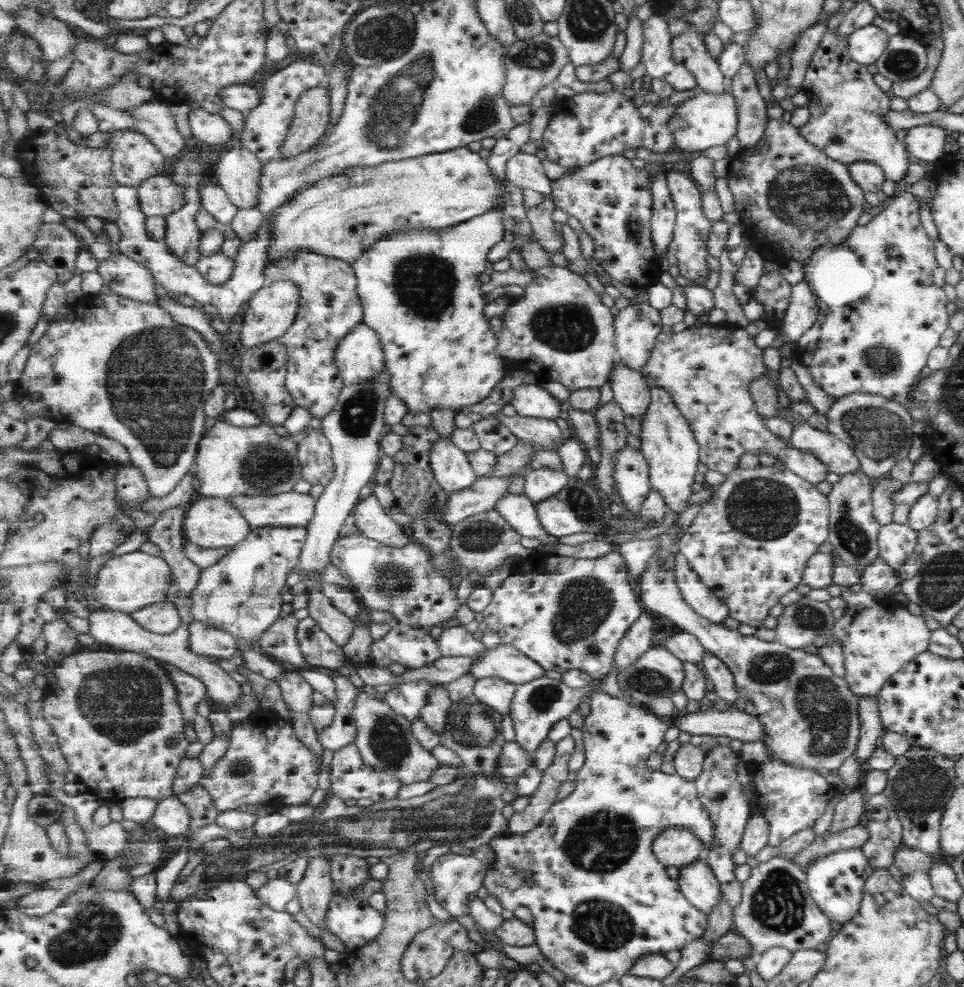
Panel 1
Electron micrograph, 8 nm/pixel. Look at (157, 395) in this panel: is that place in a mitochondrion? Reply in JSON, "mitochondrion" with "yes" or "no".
{"mitochondrion":"yes"}

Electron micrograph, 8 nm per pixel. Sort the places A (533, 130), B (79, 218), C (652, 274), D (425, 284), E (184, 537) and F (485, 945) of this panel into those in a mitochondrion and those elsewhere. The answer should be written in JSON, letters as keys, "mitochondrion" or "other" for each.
{"A":"other","B":"other","C":"other","D":"mitochondrion","E":"other","F":"other"}

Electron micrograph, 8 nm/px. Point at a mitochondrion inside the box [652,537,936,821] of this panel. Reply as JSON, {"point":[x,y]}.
{"point":[826,711]}

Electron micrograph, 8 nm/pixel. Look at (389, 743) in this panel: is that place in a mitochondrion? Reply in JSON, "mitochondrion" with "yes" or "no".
{"mitochondrion":"yes"}

